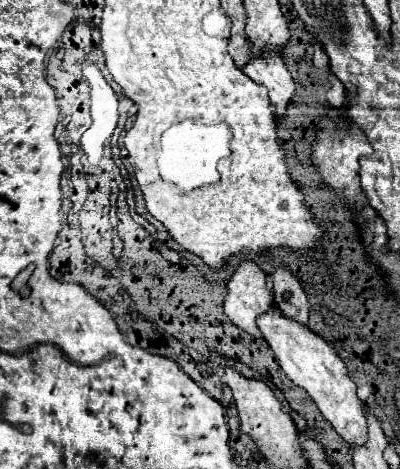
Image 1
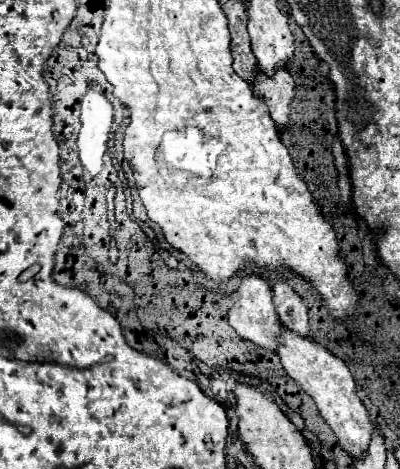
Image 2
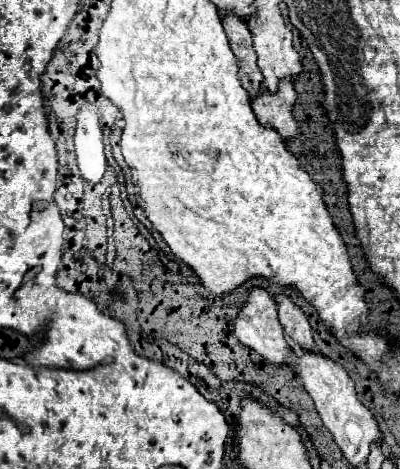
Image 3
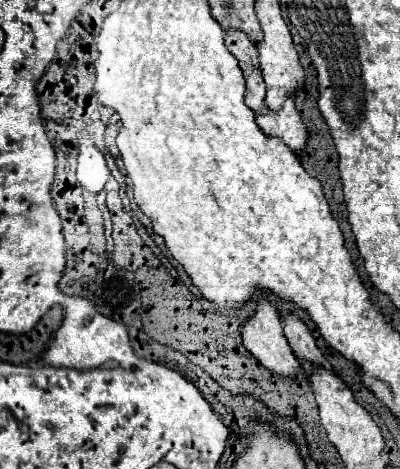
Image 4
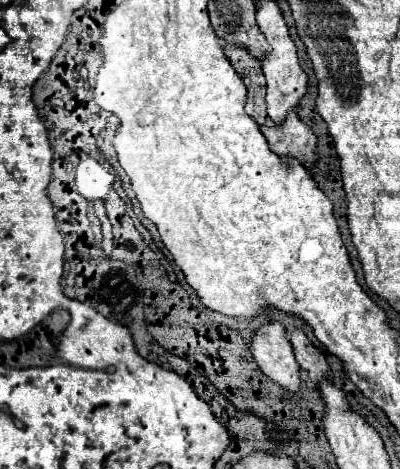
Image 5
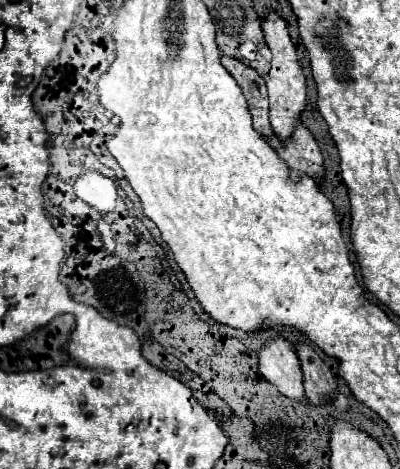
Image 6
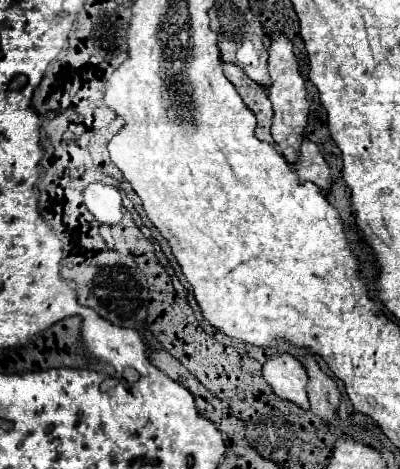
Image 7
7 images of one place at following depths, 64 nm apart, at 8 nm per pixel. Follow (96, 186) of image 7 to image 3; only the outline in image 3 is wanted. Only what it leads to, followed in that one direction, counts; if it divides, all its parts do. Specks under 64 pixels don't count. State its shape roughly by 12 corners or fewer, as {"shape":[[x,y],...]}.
{"shape":[[84,108],[74,134],[84,180],[98,182],[106,170],[102,122]]}

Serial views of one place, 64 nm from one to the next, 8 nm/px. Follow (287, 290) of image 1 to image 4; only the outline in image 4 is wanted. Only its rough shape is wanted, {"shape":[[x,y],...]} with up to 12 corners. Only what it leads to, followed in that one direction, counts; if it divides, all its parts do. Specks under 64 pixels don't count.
{"shape":[[282,312],[282,326],[298,360],[324,364],[304,320]]}

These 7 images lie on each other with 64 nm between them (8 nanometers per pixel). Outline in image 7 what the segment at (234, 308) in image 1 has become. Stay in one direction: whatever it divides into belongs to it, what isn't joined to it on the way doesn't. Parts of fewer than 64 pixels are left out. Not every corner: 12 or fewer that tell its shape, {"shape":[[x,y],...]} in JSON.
{"shape":[[286,352],[268,356],[262,374],[280,398],[304,410],[306,370]]}

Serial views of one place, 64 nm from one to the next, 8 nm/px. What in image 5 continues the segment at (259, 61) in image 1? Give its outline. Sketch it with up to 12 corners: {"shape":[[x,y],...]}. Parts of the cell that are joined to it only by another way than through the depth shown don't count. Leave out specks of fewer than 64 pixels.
{"shape":[[290,110],[282,124],[260,128],[272,150],[306,168],[316,136]]}

